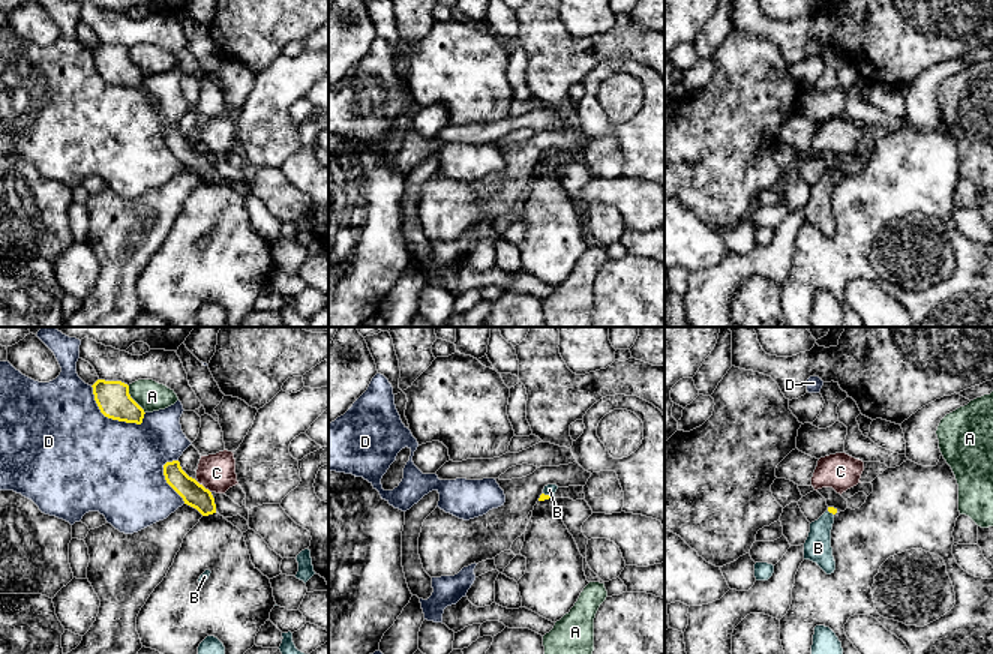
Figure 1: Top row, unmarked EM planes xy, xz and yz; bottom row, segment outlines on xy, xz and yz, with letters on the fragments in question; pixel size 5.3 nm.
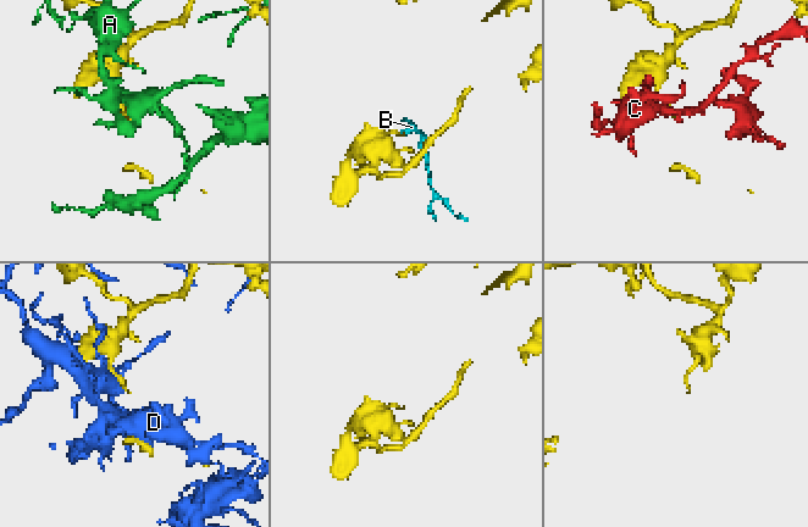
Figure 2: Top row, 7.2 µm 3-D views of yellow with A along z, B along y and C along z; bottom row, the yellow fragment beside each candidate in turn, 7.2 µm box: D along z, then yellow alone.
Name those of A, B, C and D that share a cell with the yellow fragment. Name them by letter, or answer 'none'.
B

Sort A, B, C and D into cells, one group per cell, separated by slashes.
A / B / C / D

